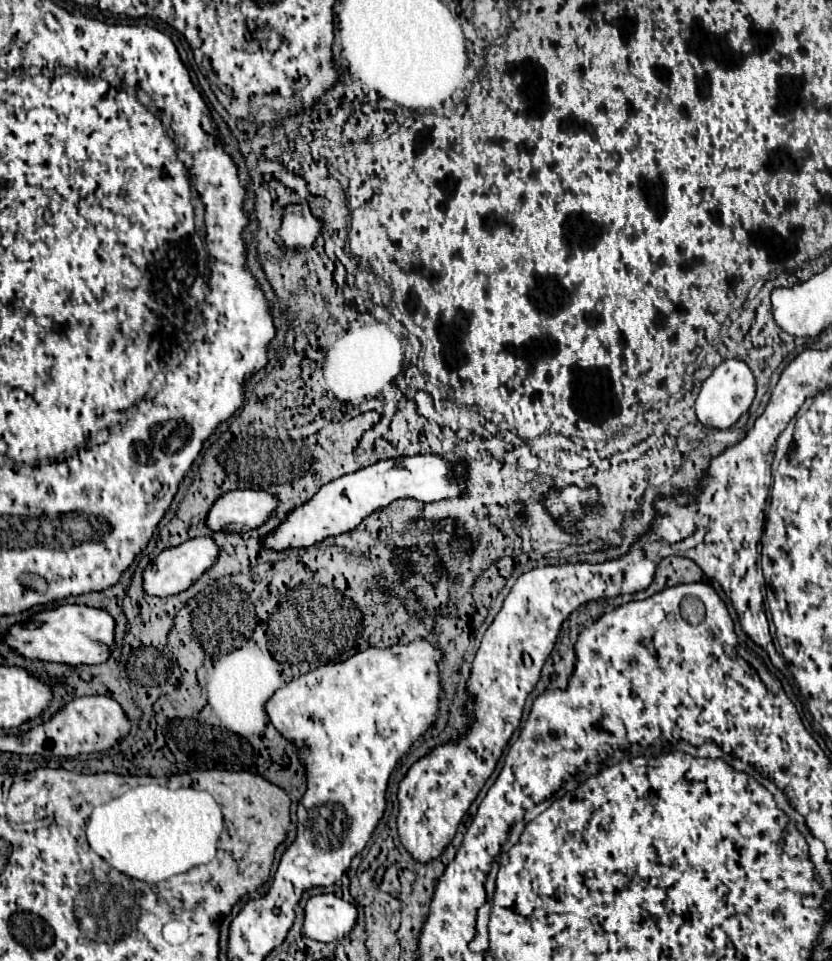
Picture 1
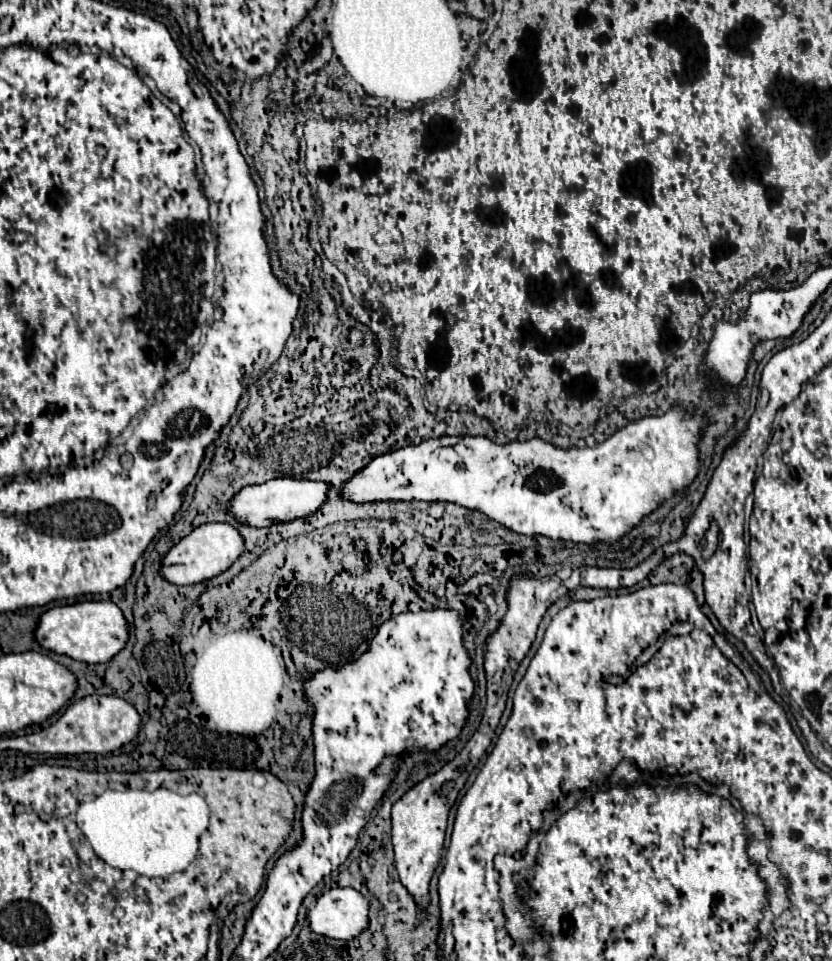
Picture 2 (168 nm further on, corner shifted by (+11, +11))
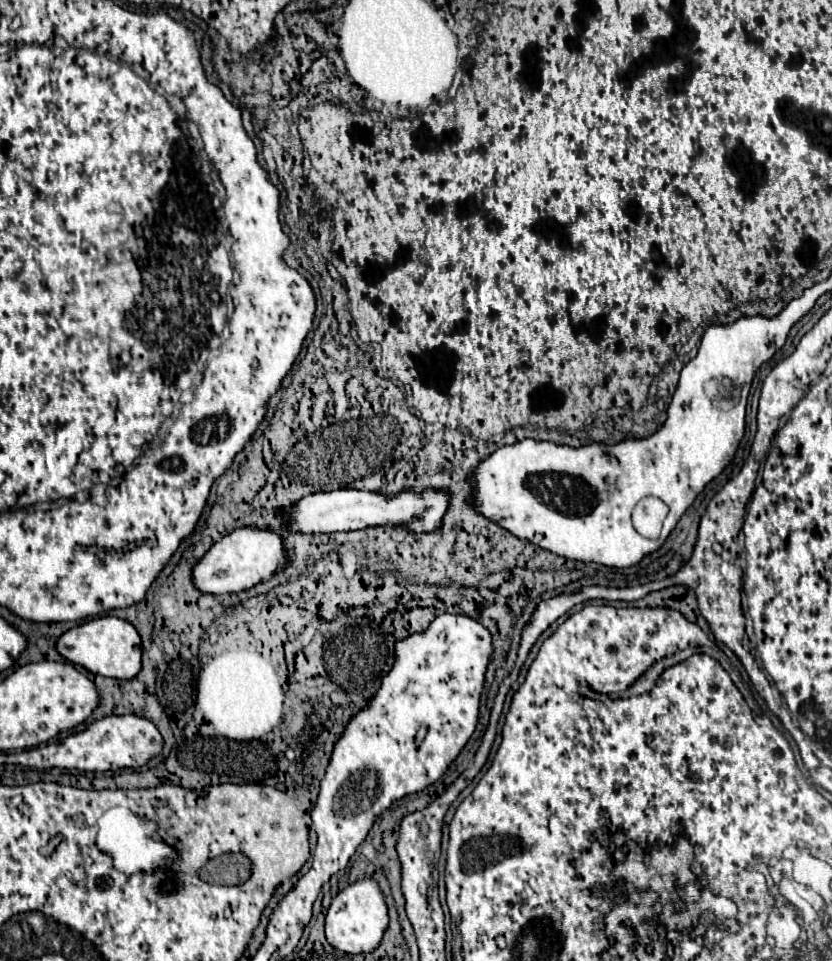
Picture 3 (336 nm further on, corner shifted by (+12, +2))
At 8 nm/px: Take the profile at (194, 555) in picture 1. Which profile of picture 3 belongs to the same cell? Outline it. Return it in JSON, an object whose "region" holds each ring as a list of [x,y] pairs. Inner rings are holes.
{"region":[[[235,529],[217,541],[207,555],[193,569],[193,583],[203,593],[239,593],[247,591],[279,571],[283,571],[291,563],[291,555],[285,547],[285,537],[273,529]]]}

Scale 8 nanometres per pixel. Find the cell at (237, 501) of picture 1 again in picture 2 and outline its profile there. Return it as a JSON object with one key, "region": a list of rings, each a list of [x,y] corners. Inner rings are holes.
{"region":[[[274,478],[262,484],[244,486],[228,500],[228,514],[234,516],[240,524],[248,526],[270,526],[274,522],[294,520],[298,516],[310,516],[324,502],[328,484],[312,480],[294,480],[294,478]]]}

